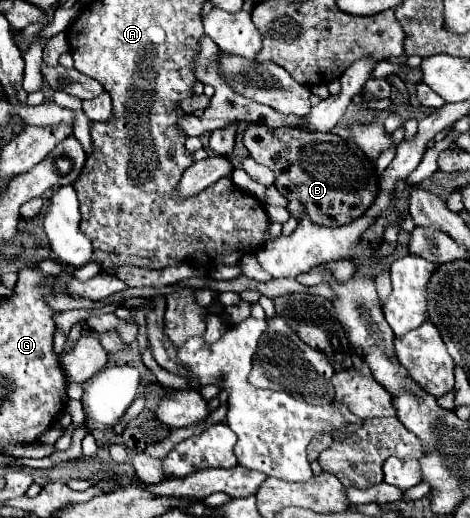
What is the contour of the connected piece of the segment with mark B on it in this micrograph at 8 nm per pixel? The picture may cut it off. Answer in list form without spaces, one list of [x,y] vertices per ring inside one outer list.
[[[249,125],[243,131],[243,145],[249,151],[249,157],[257,163],[269,167],[275,173],[275,187],[289,201],[287,211],[297,219],[297,213],[305,213],[313,223],[321,227],[341,227],[355,219],[359,219],[377,197],[377,173],[373,163],[365,157],[357,145],[335,135],[335,133],[319,133],[297,127],[265,127],[265,125]]]

